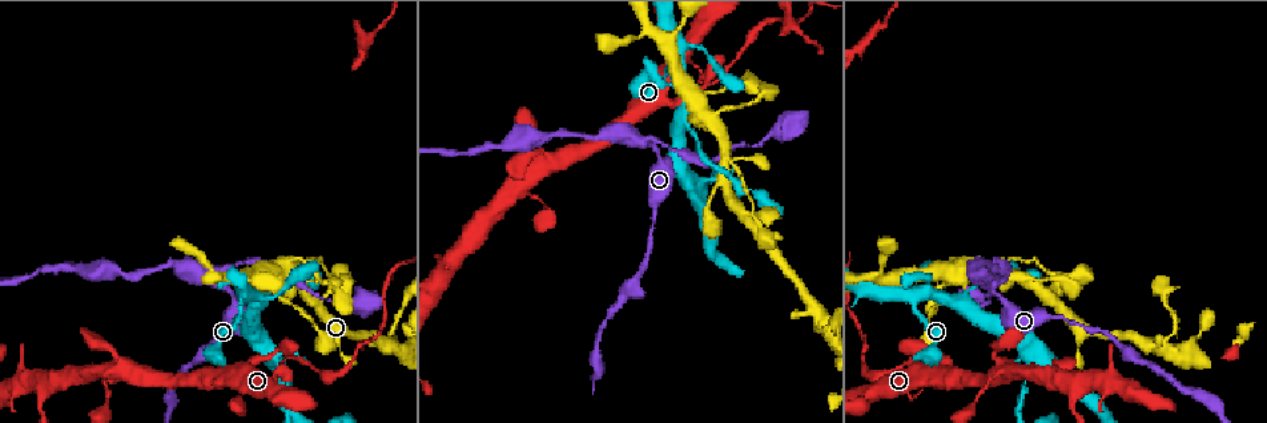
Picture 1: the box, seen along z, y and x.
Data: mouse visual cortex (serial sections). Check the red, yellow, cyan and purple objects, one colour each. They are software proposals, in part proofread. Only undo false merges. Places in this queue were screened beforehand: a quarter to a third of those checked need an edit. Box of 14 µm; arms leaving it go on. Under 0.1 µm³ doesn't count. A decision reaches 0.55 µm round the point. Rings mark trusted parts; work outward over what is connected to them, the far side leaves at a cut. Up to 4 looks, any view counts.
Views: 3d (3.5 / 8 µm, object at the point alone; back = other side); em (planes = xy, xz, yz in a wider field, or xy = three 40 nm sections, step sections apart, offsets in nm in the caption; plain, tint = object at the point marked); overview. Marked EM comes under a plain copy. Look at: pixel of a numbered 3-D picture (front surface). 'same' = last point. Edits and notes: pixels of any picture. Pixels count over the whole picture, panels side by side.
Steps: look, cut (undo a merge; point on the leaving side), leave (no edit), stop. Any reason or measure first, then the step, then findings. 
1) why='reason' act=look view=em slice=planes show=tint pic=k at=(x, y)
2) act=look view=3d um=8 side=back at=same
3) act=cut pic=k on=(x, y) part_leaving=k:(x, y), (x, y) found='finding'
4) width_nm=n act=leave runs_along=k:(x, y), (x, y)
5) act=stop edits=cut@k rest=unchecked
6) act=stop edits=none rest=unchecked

why='sharp bend' act=look view=3d um=3.5 pic=1 at=(281, 349)

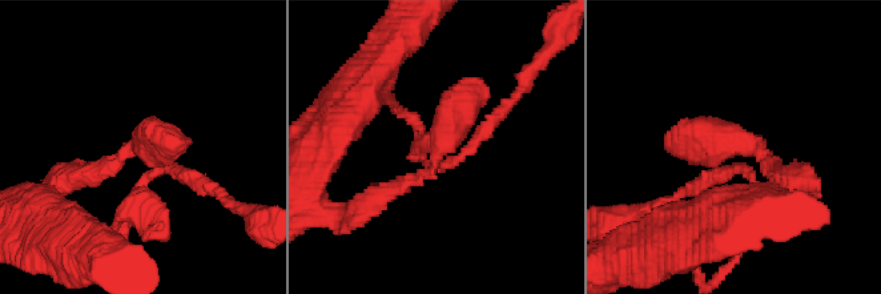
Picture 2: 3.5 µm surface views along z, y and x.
act=cut pic=2 on=(715, 176) part_leaving=2:(751, 177), (727, 169), (670, 201) found='a second cell is stuck on'

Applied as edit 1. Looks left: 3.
why='abrupt turn' act=look view=3d um=3.5 pic=1 at=(638, 140)

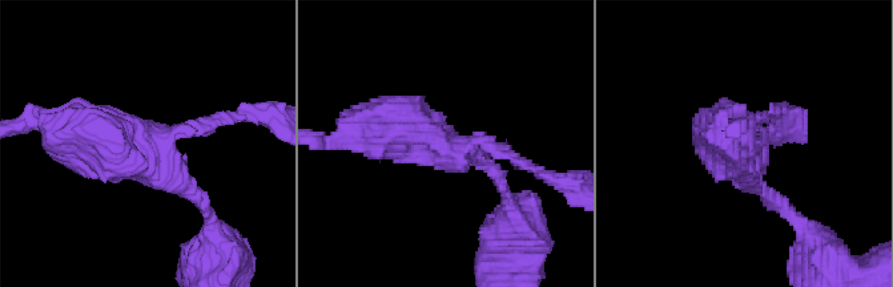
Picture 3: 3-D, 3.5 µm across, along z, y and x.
arms=3 arm_widths_nm=150,150,600 why='need the tissue' act=look view=em slice=xy step=3 show=tint pic=3 at=(450, 151)

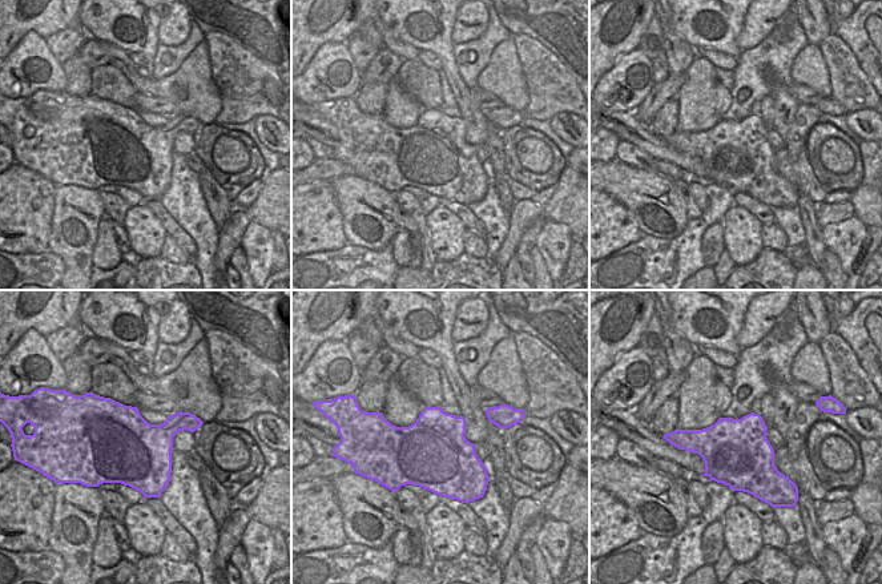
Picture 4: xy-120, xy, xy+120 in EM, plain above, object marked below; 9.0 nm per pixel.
why='cut it another way' act=look view=em slice=xy step=2 show=tint at=same

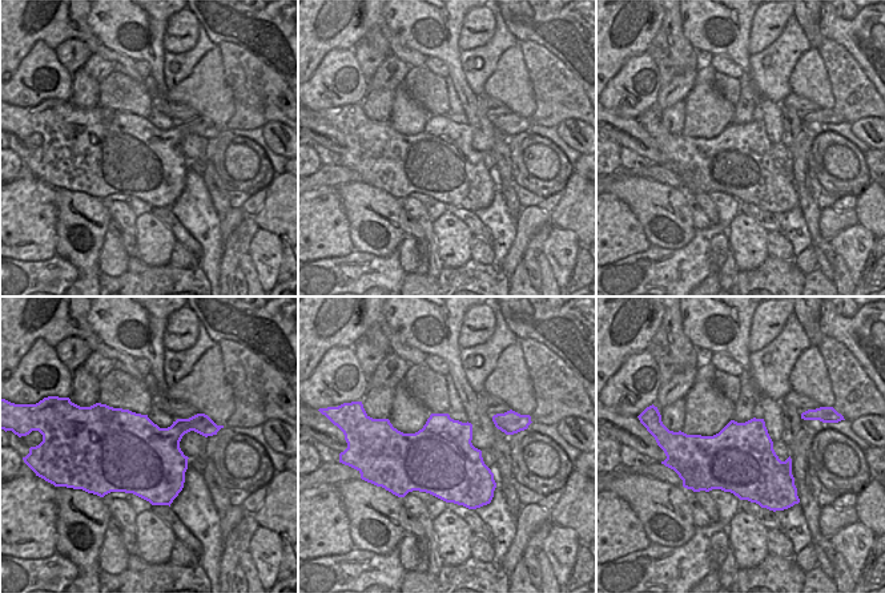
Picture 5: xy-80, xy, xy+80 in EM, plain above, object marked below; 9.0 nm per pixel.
act=leave found='one cell here'

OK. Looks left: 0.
act=stop edits=cut@2 rest=unchecked

